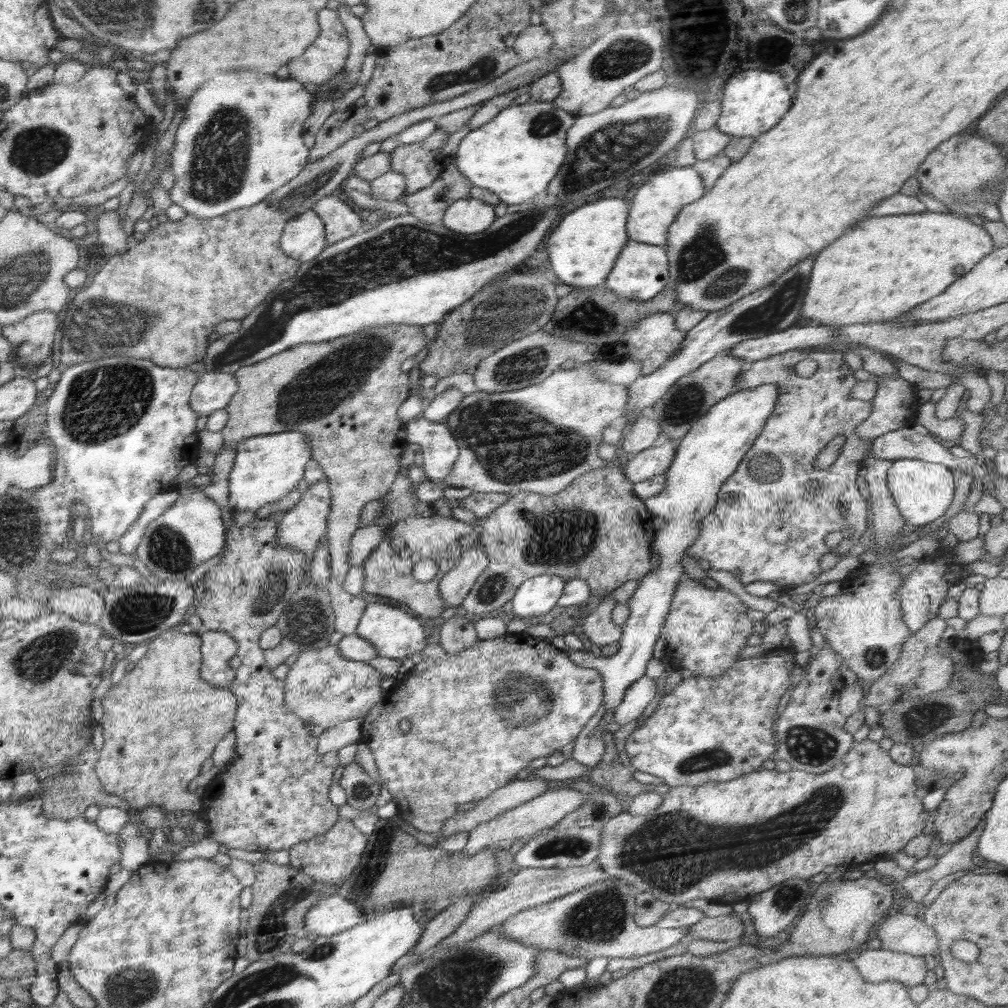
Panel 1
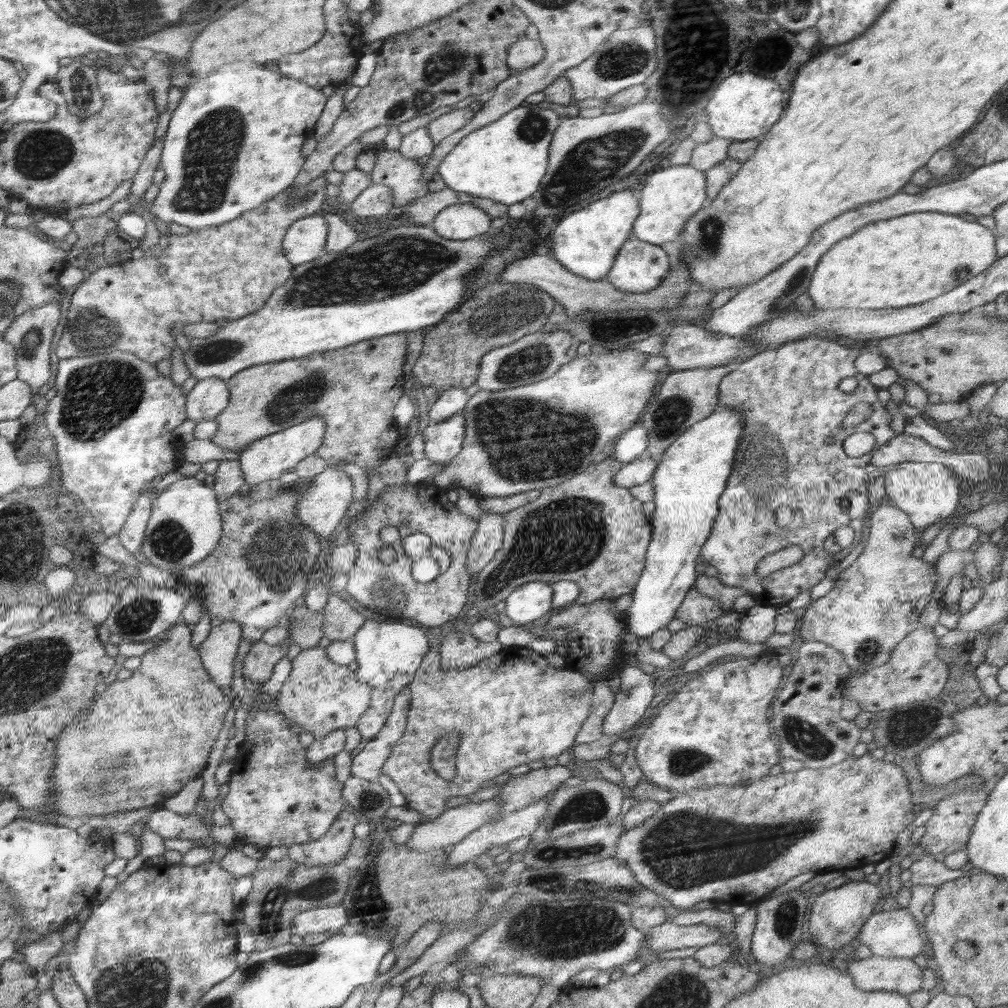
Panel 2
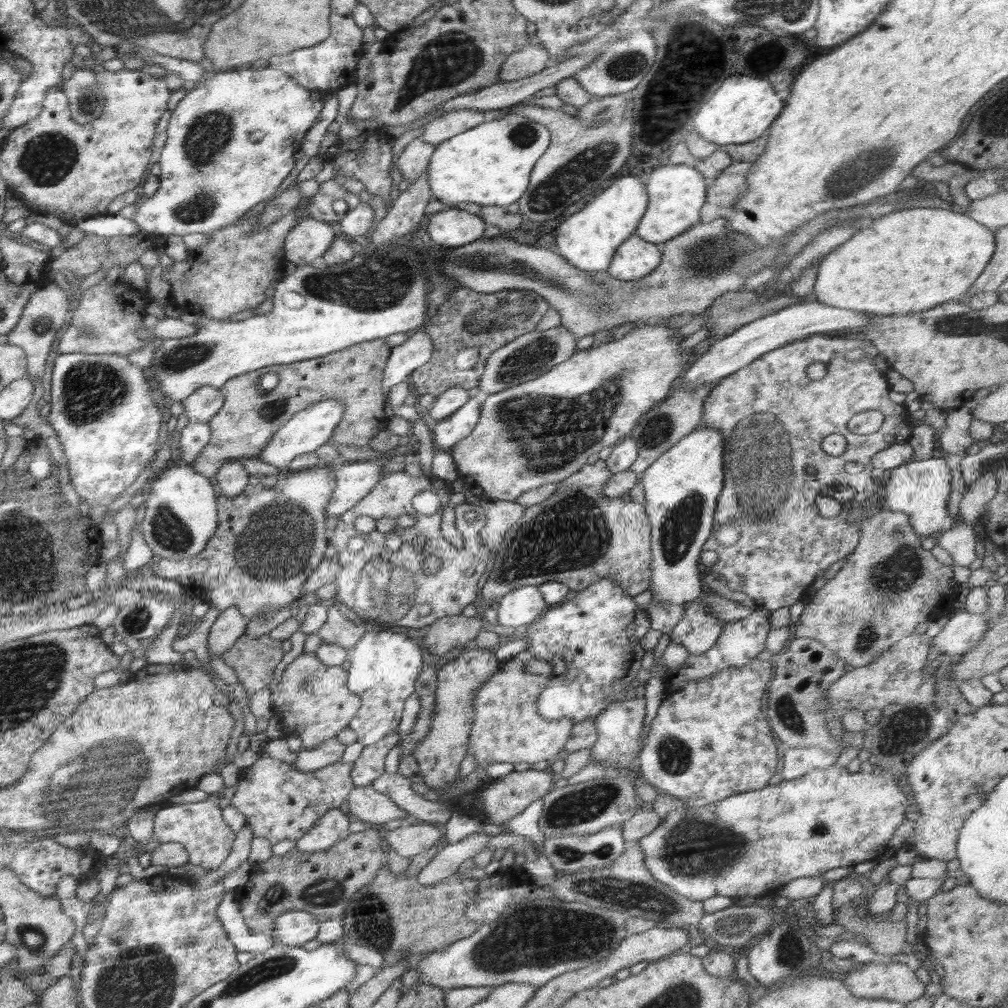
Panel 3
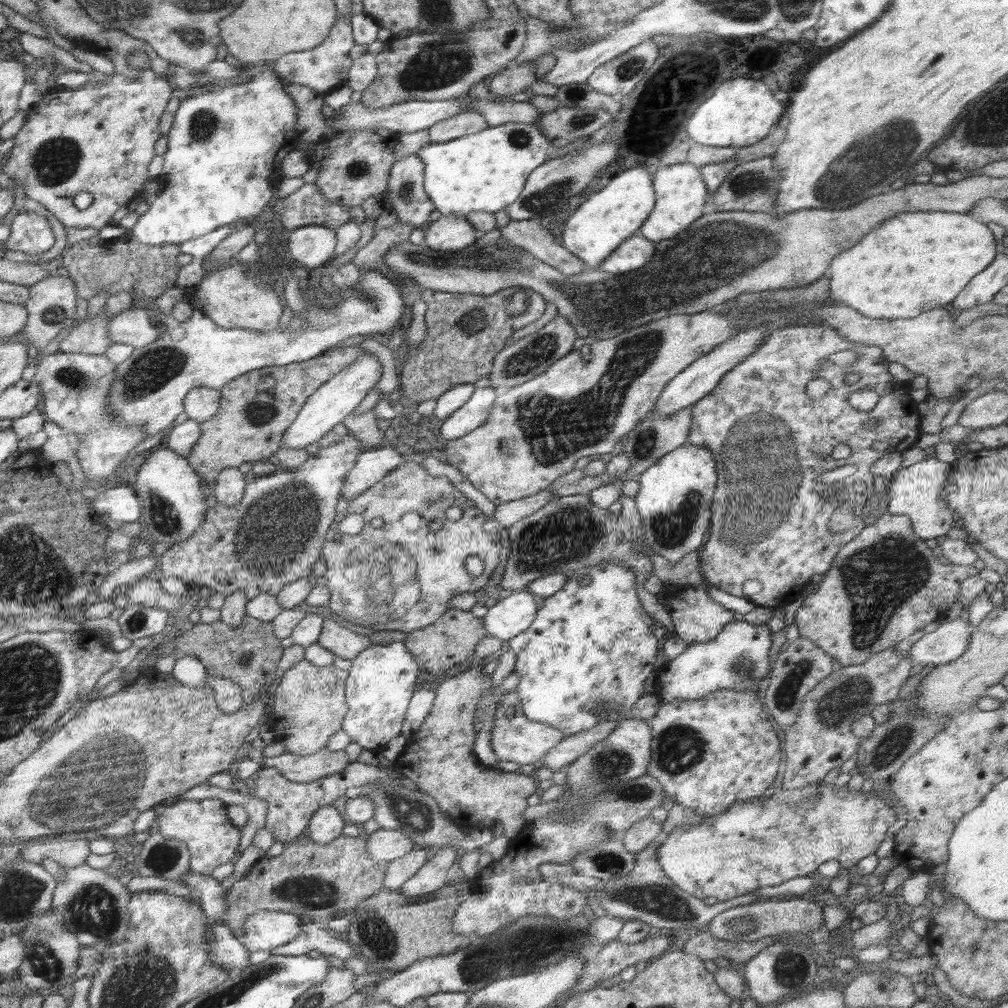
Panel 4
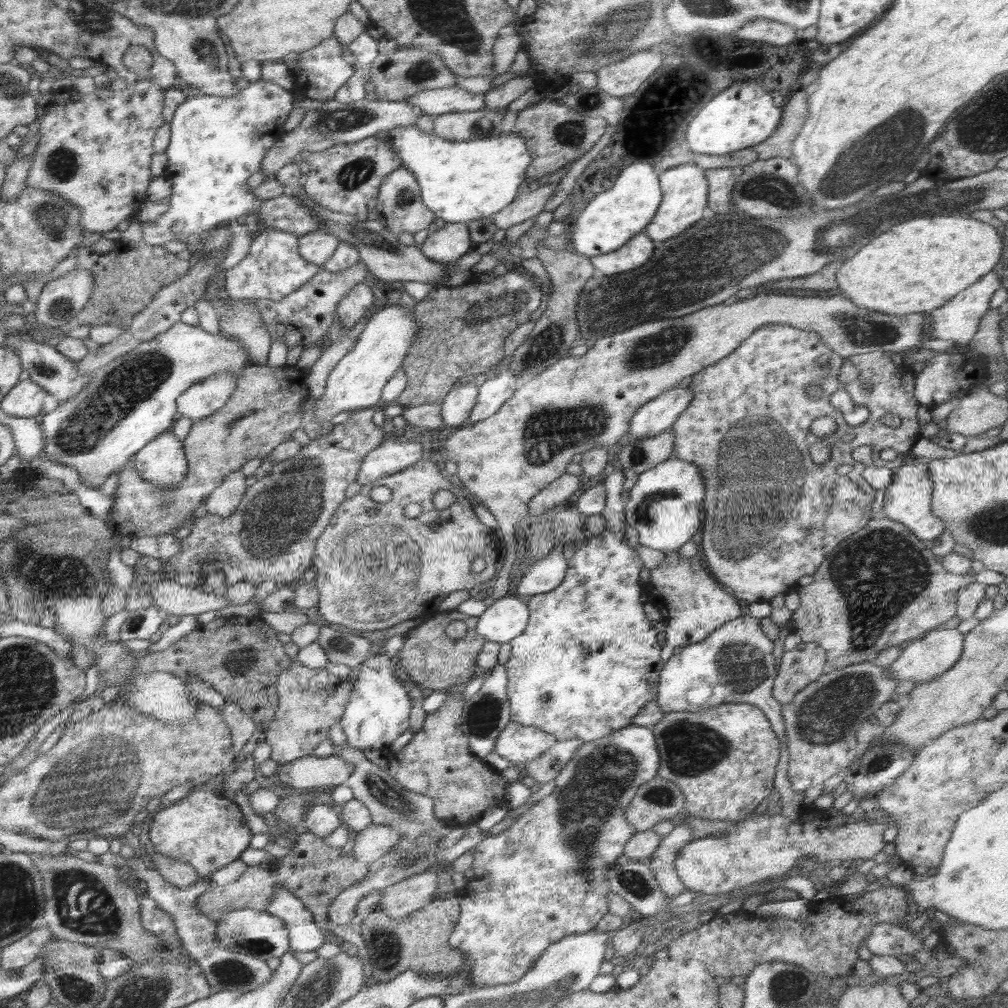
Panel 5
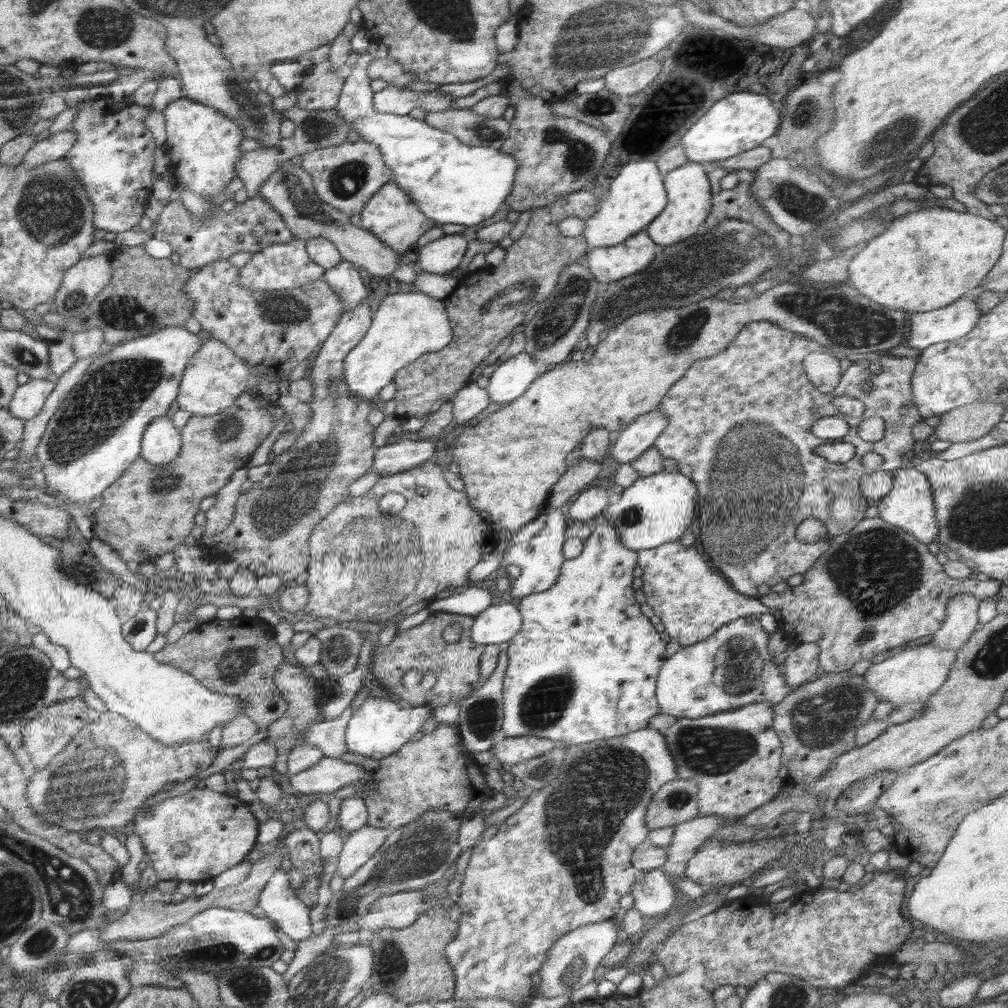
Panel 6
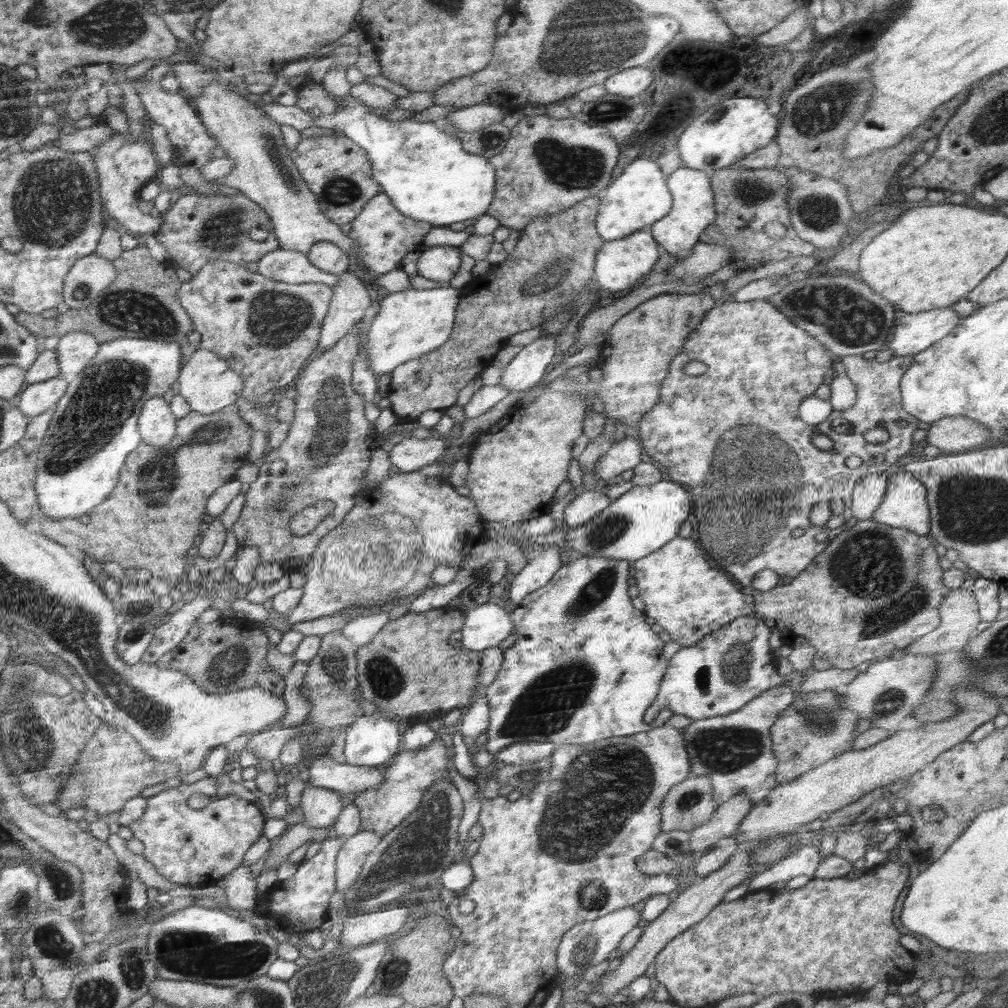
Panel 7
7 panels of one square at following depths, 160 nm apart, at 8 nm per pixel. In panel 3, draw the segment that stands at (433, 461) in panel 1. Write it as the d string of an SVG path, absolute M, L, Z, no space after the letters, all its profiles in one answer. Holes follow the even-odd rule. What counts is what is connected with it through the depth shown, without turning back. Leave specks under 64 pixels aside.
M480 393L469 397L455 414L448 416L445 420L431 423L432 432L434 433L434 435L432 435L434 448L437 446L439 450L449 452L454 443L460 442L460 440L466 438L466 436L474 430L476 423L478 423L480 419L480 408L486 398L486 394Z

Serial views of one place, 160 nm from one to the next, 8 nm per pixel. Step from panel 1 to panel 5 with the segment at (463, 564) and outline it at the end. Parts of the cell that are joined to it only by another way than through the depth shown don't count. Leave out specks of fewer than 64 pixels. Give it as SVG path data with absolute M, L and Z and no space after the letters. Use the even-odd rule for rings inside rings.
M564 473L534 495L527 504L529 514L534 518L565 504L565 500L578 492L582 485L581 475Z

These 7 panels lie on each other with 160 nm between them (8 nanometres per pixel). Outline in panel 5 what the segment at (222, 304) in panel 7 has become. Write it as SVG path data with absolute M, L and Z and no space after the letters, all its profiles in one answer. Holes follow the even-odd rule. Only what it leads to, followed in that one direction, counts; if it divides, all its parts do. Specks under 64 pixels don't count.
M359 261L354 267L342 273L332 273L319 270L307 284L298 288L294 292L285 296L282 300L255 299L255 310L259 312L261 321L265 324L266 332L270 333L272 339L284 340L287 350L302 344L304 348L316 345L320 338L326 336L330 324L332 324L332 314L339 308L341 300L345 298L356 285L364 283L368 274L366 264Z

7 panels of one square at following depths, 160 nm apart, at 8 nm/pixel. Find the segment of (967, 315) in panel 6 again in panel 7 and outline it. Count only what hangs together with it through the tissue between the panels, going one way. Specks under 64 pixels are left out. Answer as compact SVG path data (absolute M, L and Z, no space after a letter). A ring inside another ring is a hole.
M951 306L928 312L900 314L886 348L892 350L894 357L913 356L951 334L961 320Z

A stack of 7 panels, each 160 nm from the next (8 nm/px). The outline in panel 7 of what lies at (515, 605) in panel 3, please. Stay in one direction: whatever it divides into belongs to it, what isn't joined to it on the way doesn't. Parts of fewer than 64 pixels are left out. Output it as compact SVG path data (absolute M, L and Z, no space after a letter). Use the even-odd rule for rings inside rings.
M492 601L465 612L461 645L463 651L484 651L498 647L509 637L514 623L509 613L502 608L503 602Z

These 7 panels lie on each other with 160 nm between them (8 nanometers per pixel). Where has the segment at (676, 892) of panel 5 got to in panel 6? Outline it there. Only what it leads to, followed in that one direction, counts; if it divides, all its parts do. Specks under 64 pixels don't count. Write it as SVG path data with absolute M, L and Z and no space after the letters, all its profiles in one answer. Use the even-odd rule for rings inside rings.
M722 815L697 816L688 822L675 826L671 846L667 849L667 861L662 866L670 878L682 878L688 861L696 854L700 846L725 824L743 824L745 817L728 819Z

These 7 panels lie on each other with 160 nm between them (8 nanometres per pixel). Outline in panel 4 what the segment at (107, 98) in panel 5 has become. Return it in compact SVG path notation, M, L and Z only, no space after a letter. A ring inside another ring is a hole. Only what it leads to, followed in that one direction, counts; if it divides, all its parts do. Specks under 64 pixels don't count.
M111 74L106 81L96 82L95 84L88 83L86 86L79 87L77 90L66 89L66 91L58 92L50 98L42 100L34 105L29 111L29 117L22 126L17 136L14 137L14 146L10 151L10 157L7 164L4 166L4 174L10 180L18 180L23 186L24 192L29 199L40 203L52 215L54 215L64 226L73 226L74 228L102 228L106 226L112 216L116 214L116 210L120 210L122 204L130 203L130 201L139 200L138 192L144 186L146 178L148 178L148 164L154 158L154 144L160 138L160 128L158 128L158 120L162 113L166 110L169 100L172 98L172 88L168 84L166 76L146 74L138 78L128 78L121 74ZM79 192L87 192L92 195L92 204L86 210L78 210L74 205L74 197Z

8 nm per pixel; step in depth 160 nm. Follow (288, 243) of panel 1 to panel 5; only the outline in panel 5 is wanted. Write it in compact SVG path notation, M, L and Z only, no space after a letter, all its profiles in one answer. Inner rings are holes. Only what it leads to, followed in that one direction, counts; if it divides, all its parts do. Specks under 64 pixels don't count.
M316 230L299 236L297 243L300 256L320 267L335 254L340 240L333 234Z

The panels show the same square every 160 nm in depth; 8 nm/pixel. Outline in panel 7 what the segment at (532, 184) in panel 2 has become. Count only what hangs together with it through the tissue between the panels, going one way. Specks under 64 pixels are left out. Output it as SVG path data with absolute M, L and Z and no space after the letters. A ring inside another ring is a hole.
M349 94L343 99L344 109L337 109L336 112L324 116L313 116L296 105L284 106L266 97L251 97L255 106L261 108L276 124L287 124L298 131L308 127L333 129L350 138L354 144L360 145L369 154L370 162L373 162L374 181L381 185L382 192L390 197L390 201L394 202L394 206L397 206L402 215L429 222L434 227L448 226L454 222L486 215L486 210L490 208L494 199L494 187L497 181L496 169L492 167L490 160L466 152L461 141L454 134L442 132L436 122L420 122L413 119L390 121L384 119L382 115L370 113L370 106Z

